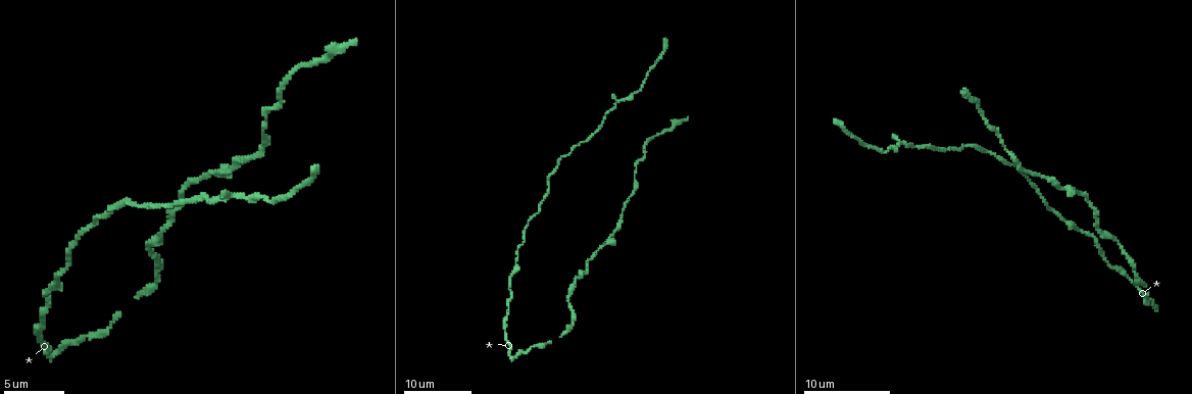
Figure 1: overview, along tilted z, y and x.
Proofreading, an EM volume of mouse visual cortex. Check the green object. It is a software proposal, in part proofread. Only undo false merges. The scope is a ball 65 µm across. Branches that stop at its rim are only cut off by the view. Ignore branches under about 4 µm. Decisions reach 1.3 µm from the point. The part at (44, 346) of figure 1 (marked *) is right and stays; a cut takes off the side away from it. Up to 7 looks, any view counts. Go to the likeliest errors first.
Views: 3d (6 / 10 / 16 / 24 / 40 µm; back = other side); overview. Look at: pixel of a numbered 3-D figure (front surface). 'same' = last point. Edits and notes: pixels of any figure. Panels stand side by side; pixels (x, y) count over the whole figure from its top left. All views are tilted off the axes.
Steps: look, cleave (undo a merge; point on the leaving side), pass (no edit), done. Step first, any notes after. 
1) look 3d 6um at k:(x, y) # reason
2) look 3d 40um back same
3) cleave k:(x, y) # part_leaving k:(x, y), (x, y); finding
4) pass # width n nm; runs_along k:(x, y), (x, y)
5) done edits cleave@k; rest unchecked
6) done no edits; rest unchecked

look 3d 24um at 1:(239, 194) # three-way junction

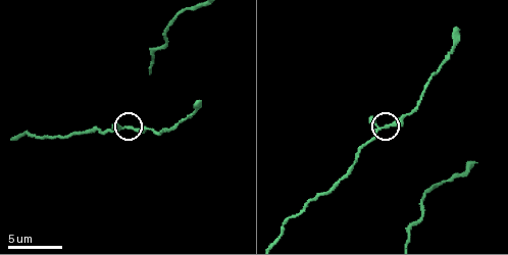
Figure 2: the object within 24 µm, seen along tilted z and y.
look 3d 10um at 2:(127, 127)

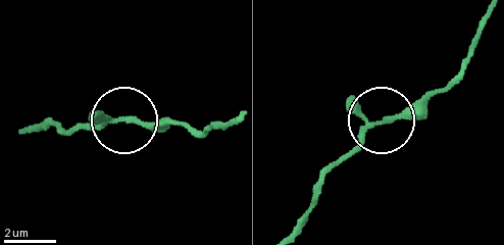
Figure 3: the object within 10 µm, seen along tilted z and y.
pass # arms 3; runs_along 3:(295, 225), (321, 177), (361, 137), (414, 114), (445, 89); continuous, no second cell

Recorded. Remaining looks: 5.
look 3d 24um at 1:(621, 218) # thick turns thin

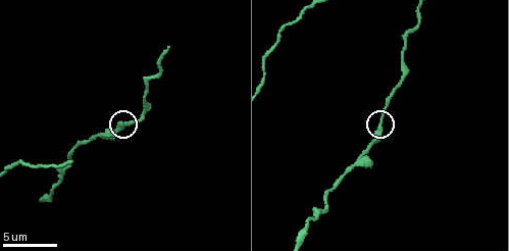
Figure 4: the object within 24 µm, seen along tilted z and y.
look 3d 10um at 4:(122, 126)

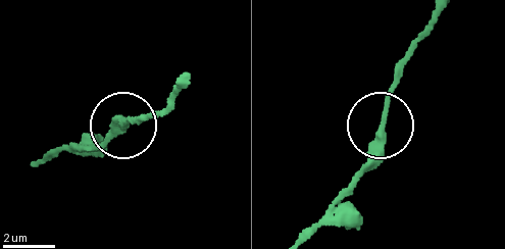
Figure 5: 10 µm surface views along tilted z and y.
pass # width 280 nm; runs_along 5:(45, 159), (91, 146), (136, 117); all the same cell

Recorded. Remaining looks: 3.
look 3d 6um at 2:(457, 177) # calibre changes

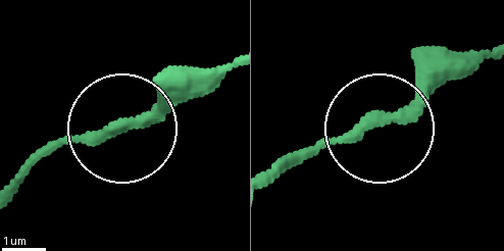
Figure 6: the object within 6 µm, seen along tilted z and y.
look 3d 6um back at 6:(125, 123) # other side

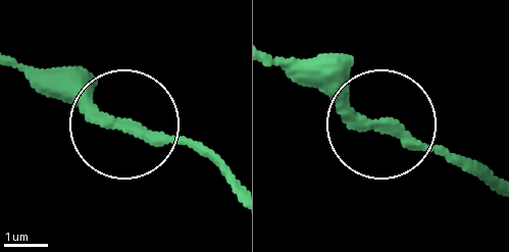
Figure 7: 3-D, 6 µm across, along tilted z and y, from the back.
pass # width 240 nm; runs_along 7:(231, 177), (48, 79); continuous, no second cell

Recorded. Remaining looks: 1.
look 3d 10um at 4:(327, 206) # thick turns thin

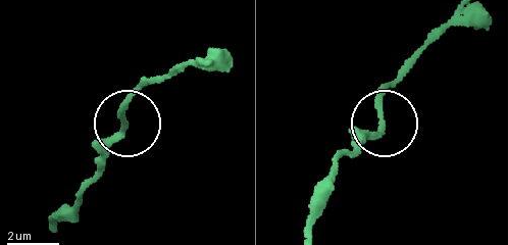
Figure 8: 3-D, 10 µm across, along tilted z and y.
pass # runs_along 8:(54, 225), (145, 83); all the same cell

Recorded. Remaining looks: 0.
done no edits; rest unchecked

